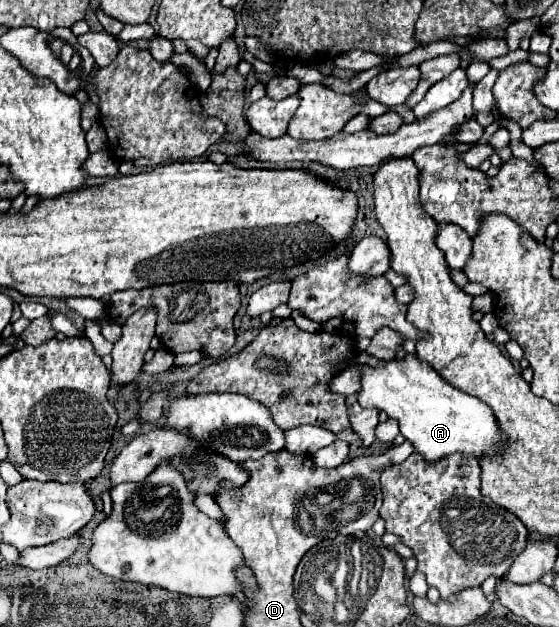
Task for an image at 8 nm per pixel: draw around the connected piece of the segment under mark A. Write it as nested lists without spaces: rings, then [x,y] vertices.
[[[409,354],[405,360],[391,360],[385,368],[367,366],[363,372],[363,388],[359,390],[359,404],[365,408],[377,408],[399,420],[401,434],[415,446],[427,462],[437,462],[451,454],[481,458],[497,458],[507,450],[509,438],[497,426],[493,410],[453,386],[449,386],[429,364]]]

